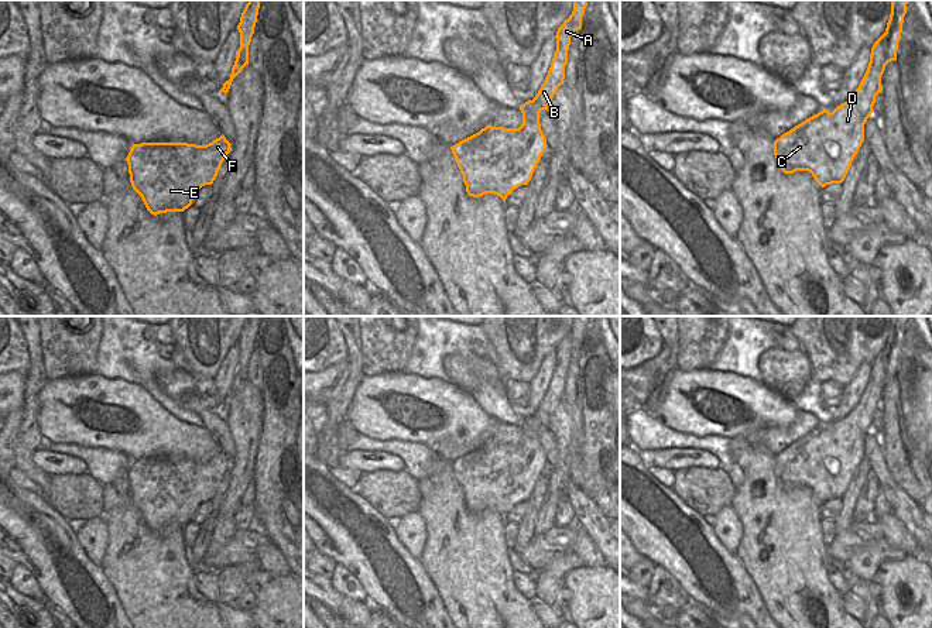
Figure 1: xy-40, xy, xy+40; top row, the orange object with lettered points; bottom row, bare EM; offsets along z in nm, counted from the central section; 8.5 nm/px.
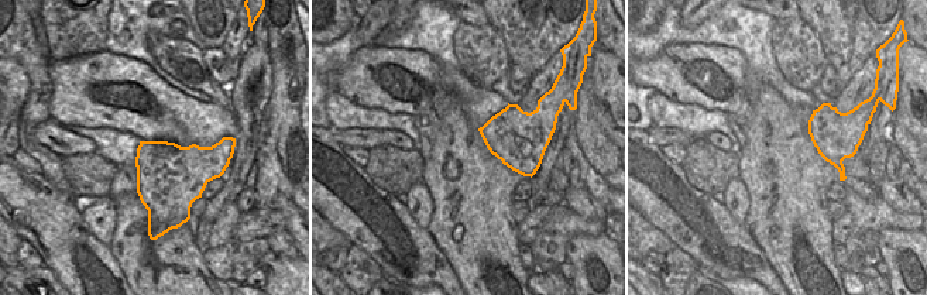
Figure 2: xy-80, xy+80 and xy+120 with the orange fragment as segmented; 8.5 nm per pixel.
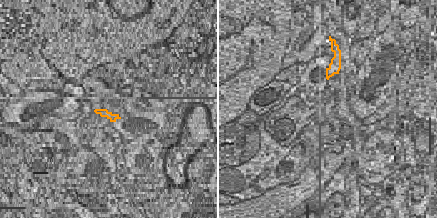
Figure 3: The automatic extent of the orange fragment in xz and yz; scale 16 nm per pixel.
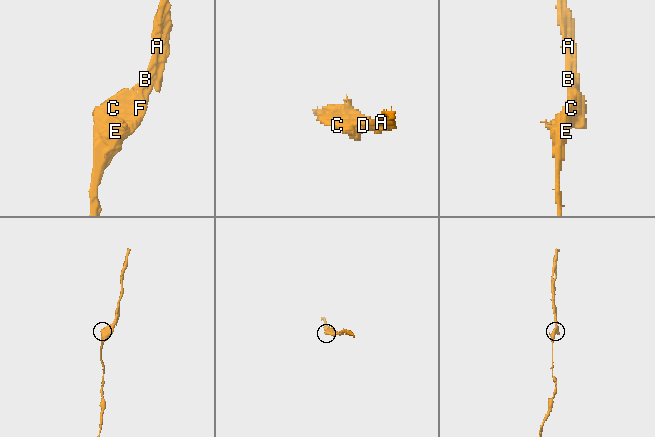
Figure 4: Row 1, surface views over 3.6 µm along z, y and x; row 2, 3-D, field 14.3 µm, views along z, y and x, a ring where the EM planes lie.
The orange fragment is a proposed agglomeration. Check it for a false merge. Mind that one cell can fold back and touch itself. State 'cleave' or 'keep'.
keep

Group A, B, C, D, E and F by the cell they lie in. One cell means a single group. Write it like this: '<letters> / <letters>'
A B C D E F

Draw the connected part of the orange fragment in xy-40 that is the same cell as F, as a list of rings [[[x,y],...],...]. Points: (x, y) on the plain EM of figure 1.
[[[223,450],[206,461],[133,460],[126,474],[131,502],[154,532],[184,528],[202,502],[213,500],[230,461]]]

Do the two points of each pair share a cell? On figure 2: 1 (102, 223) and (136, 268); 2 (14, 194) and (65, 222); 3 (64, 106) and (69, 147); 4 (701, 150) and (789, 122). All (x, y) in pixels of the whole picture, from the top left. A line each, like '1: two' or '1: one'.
1: two
2: one
3: two
4: two

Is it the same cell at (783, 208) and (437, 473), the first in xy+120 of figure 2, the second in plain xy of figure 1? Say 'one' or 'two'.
one

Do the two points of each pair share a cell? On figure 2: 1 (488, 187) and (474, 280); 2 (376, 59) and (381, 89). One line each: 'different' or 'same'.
1: same
2: same

